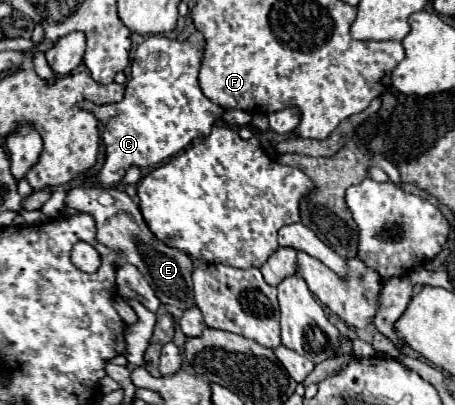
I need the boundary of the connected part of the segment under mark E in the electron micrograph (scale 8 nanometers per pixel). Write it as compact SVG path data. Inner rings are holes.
M78 186L68 192L66 204L72 206L78 212L92 214L98 228L98 242L112 248L124 262L134 264L144 278L154 288L156 296L164 306L168 306L174 312L184 312L194 306L194 290L190 288L190 274L192 274L192 260L186 252L168 246L166 242L158 240L148 224L144 222L138 204L130 200L126 192L120 192L116 188L94 188L94 186Z

